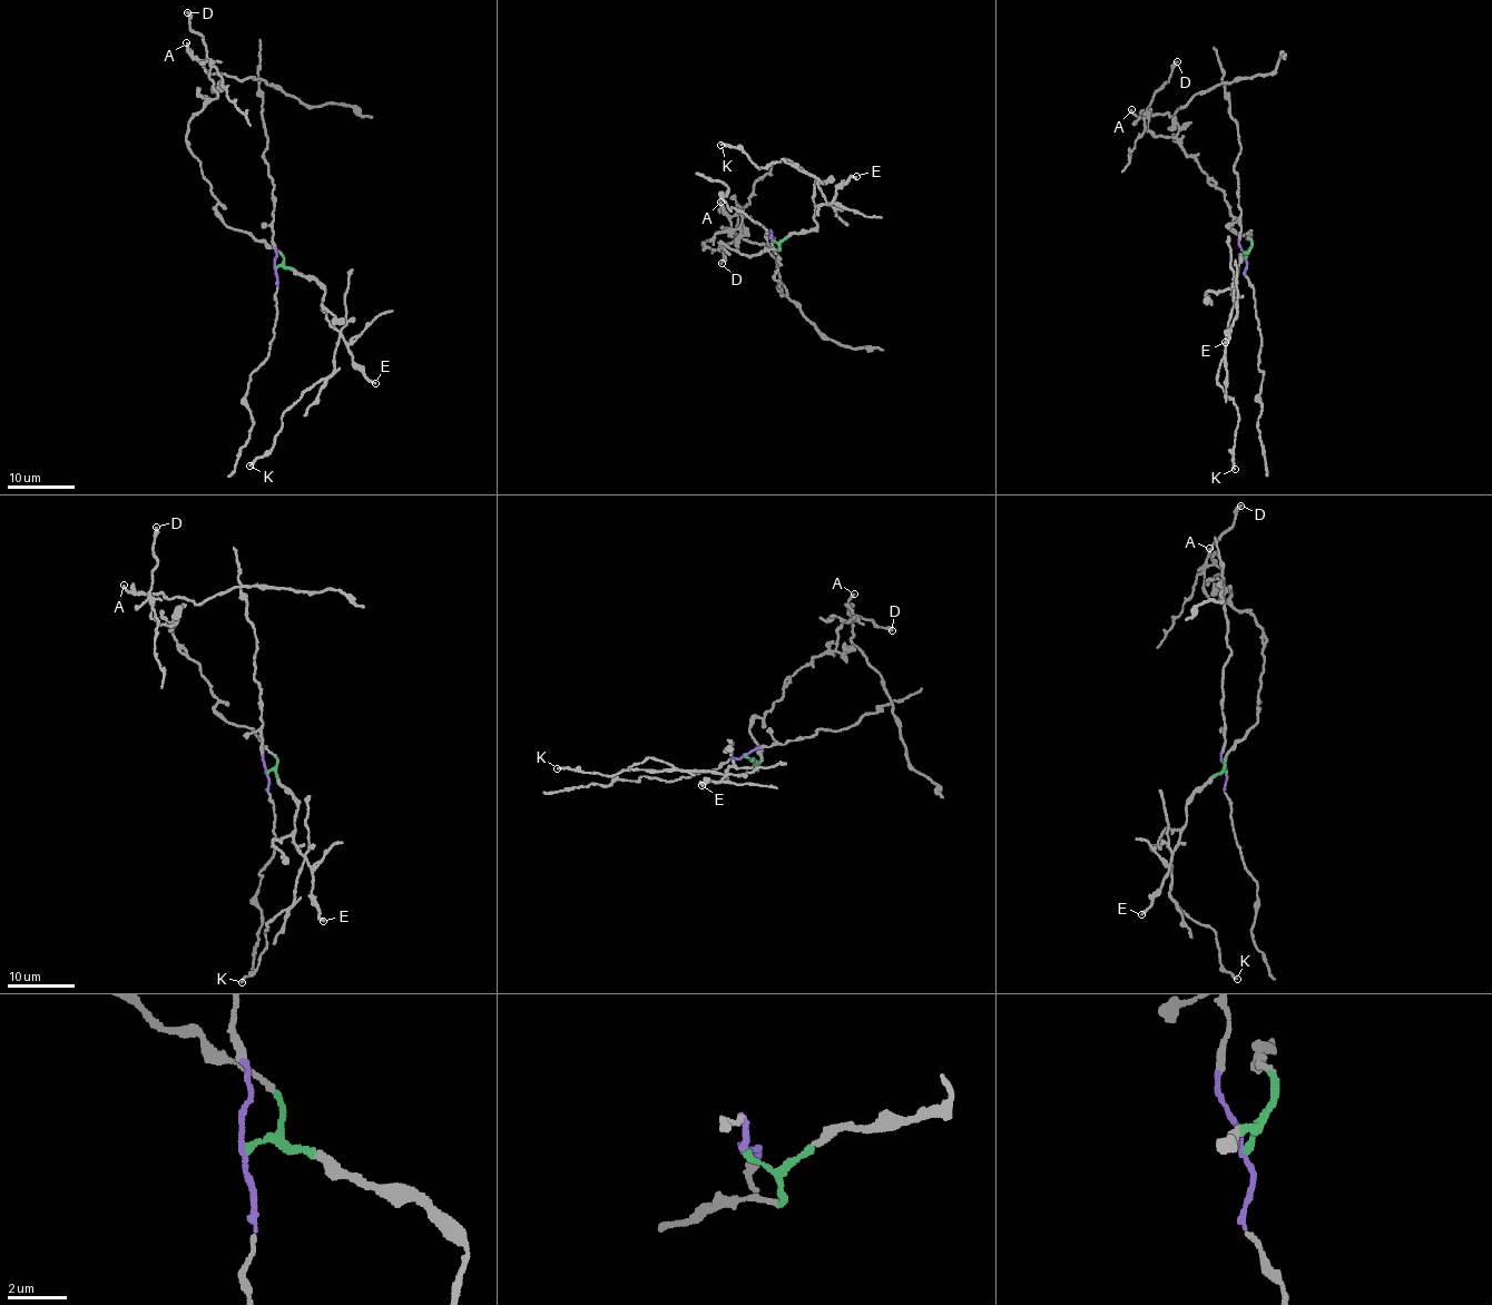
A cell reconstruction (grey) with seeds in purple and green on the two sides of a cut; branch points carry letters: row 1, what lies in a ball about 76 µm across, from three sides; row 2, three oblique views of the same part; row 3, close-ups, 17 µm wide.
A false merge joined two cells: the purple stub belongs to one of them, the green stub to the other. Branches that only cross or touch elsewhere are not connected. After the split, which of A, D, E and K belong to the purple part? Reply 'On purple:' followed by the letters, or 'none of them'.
On purple: none of them

